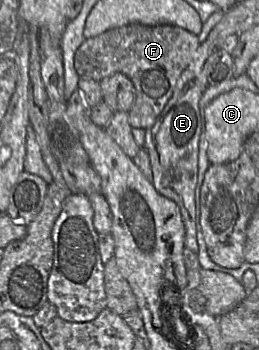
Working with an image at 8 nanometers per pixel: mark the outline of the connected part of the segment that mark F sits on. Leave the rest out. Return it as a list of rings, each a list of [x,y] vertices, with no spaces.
[[[129,24],[86,39],[76,50],[74,68],[80,78],[95,81],[115,73],[126,75],[135,88],[135,101],[128,111],[132,128],[147,129],[171,99],[182,72],[192,62],[200,46],[198,35],[172,25]]]

